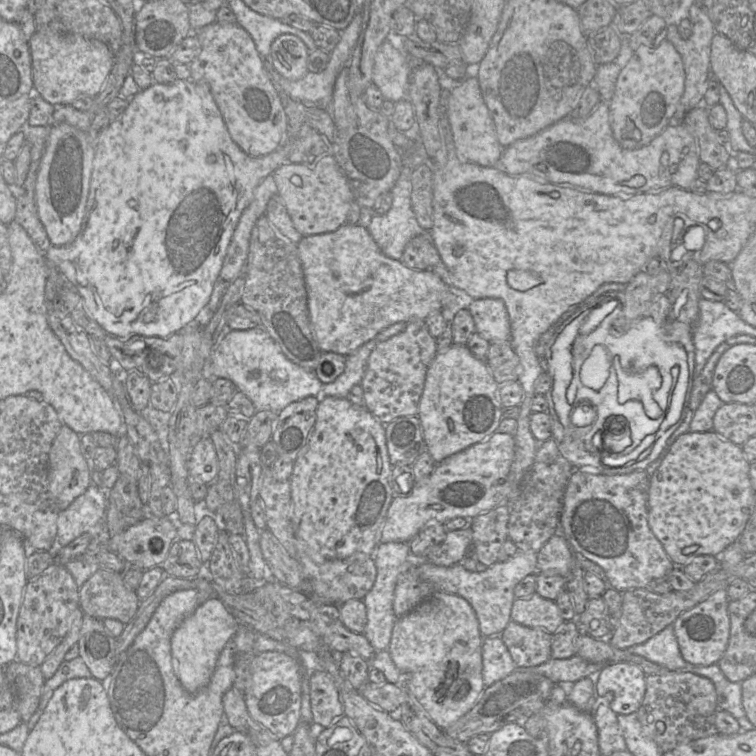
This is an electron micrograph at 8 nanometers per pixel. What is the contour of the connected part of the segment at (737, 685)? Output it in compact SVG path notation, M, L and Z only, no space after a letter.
M717 663L709 666L693 666L690 667L690 671L712 681L716 690L718 709L730 713L737 720L742 731L755 728L743 709L741 682L729 681Z

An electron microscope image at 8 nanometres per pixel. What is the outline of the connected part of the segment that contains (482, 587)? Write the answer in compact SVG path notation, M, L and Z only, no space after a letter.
M518 549L508 561L497 561L482 572L468 571L459 563L444 567L424 561L418 566L418 575L422 580L430 583L435 592L443 591L467 600L476 613L481 635L486 638L501 635L511 621L512 605L516 599L514 588L526 576L538 572L537 557L538 553L535 551Z

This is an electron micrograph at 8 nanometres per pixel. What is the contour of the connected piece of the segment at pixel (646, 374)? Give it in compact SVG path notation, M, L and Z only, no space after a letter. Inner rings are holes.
M619 356L612 358L612 366L616 370L618 380L618 403L625 404L629 400L639 400L649 418L661 416L662 409L653 398L653 392L662 384L658 368L649 366L639 373L627 372L621 366Z

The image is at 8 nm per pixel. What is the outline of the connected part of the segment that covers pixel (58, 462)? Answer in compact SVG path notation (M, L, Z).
M62 425L49 451L48 483L52 505L58 510L66 509L92 484L90 465L81 452L80 435L67 425Z

